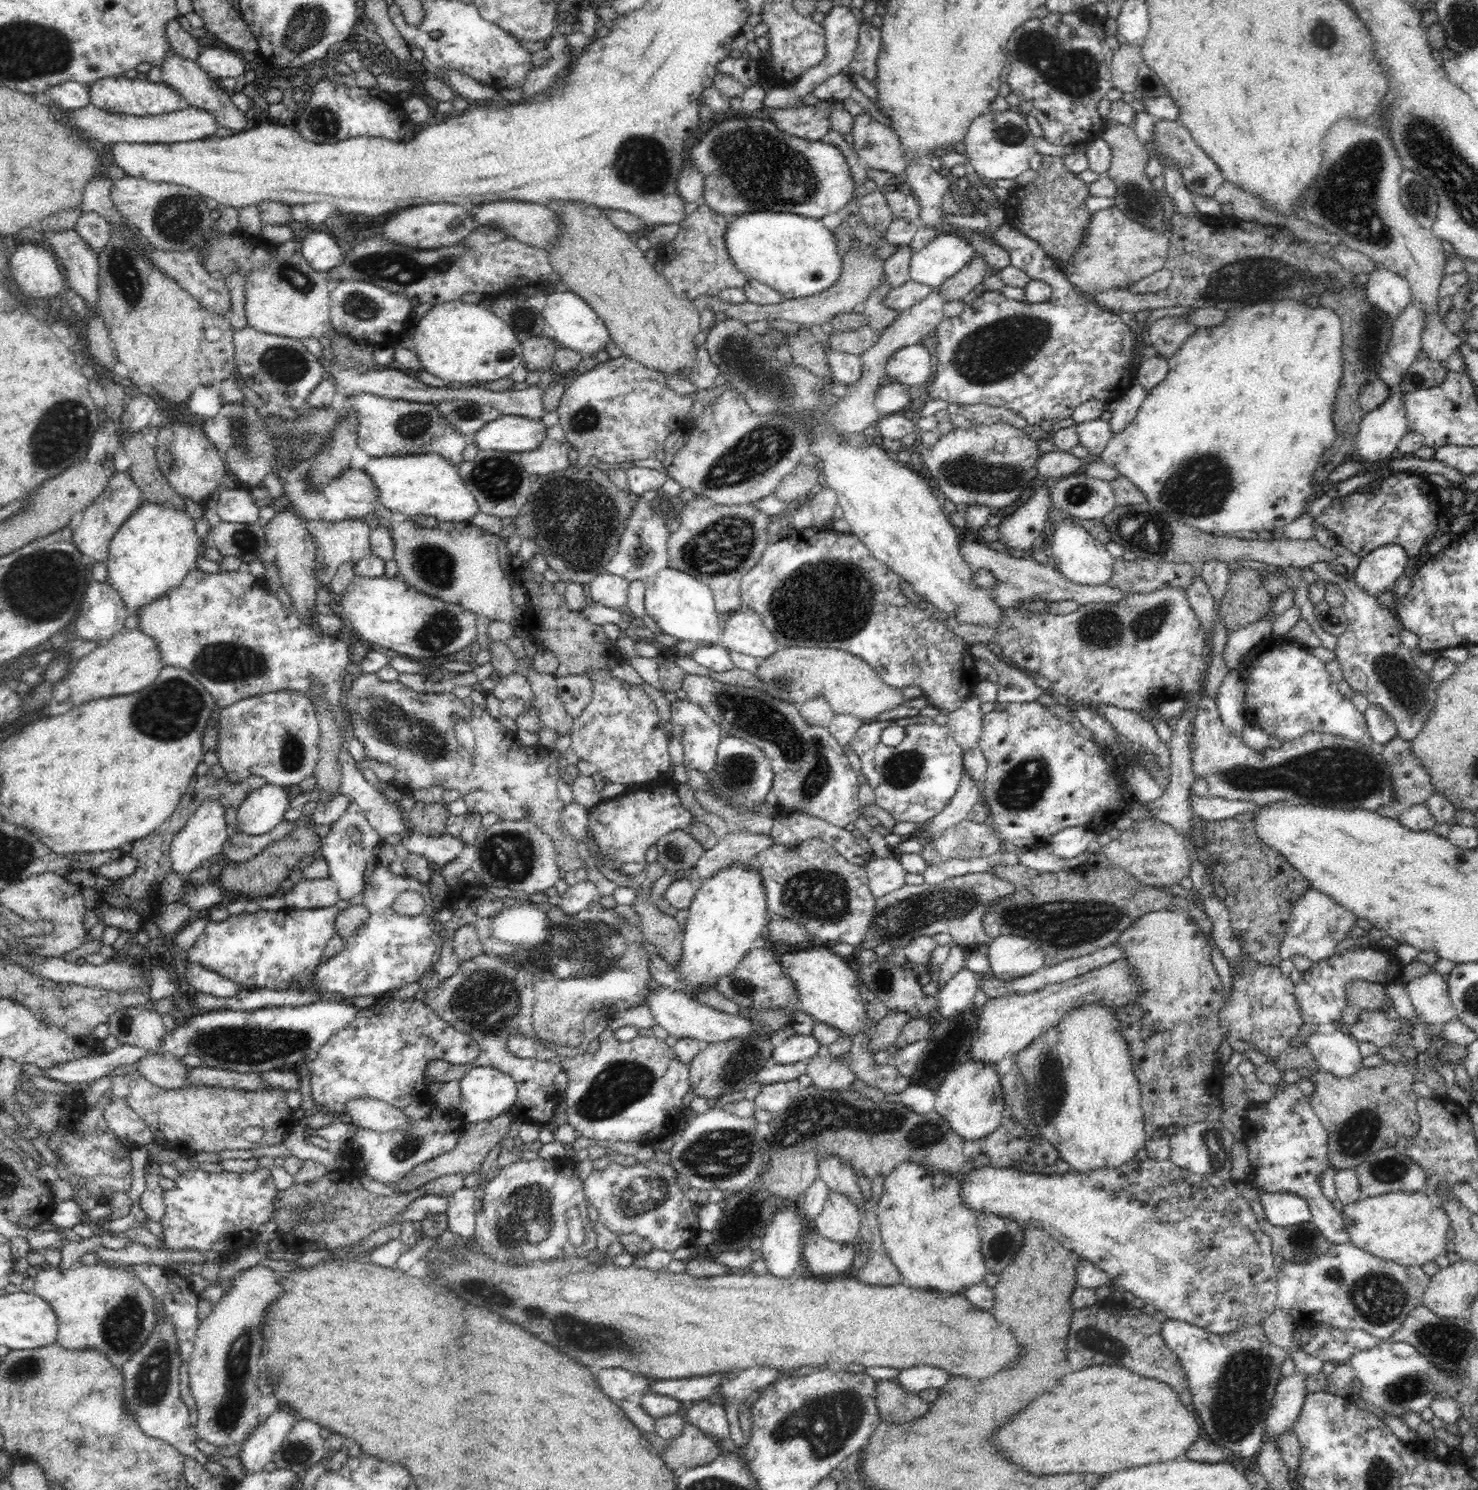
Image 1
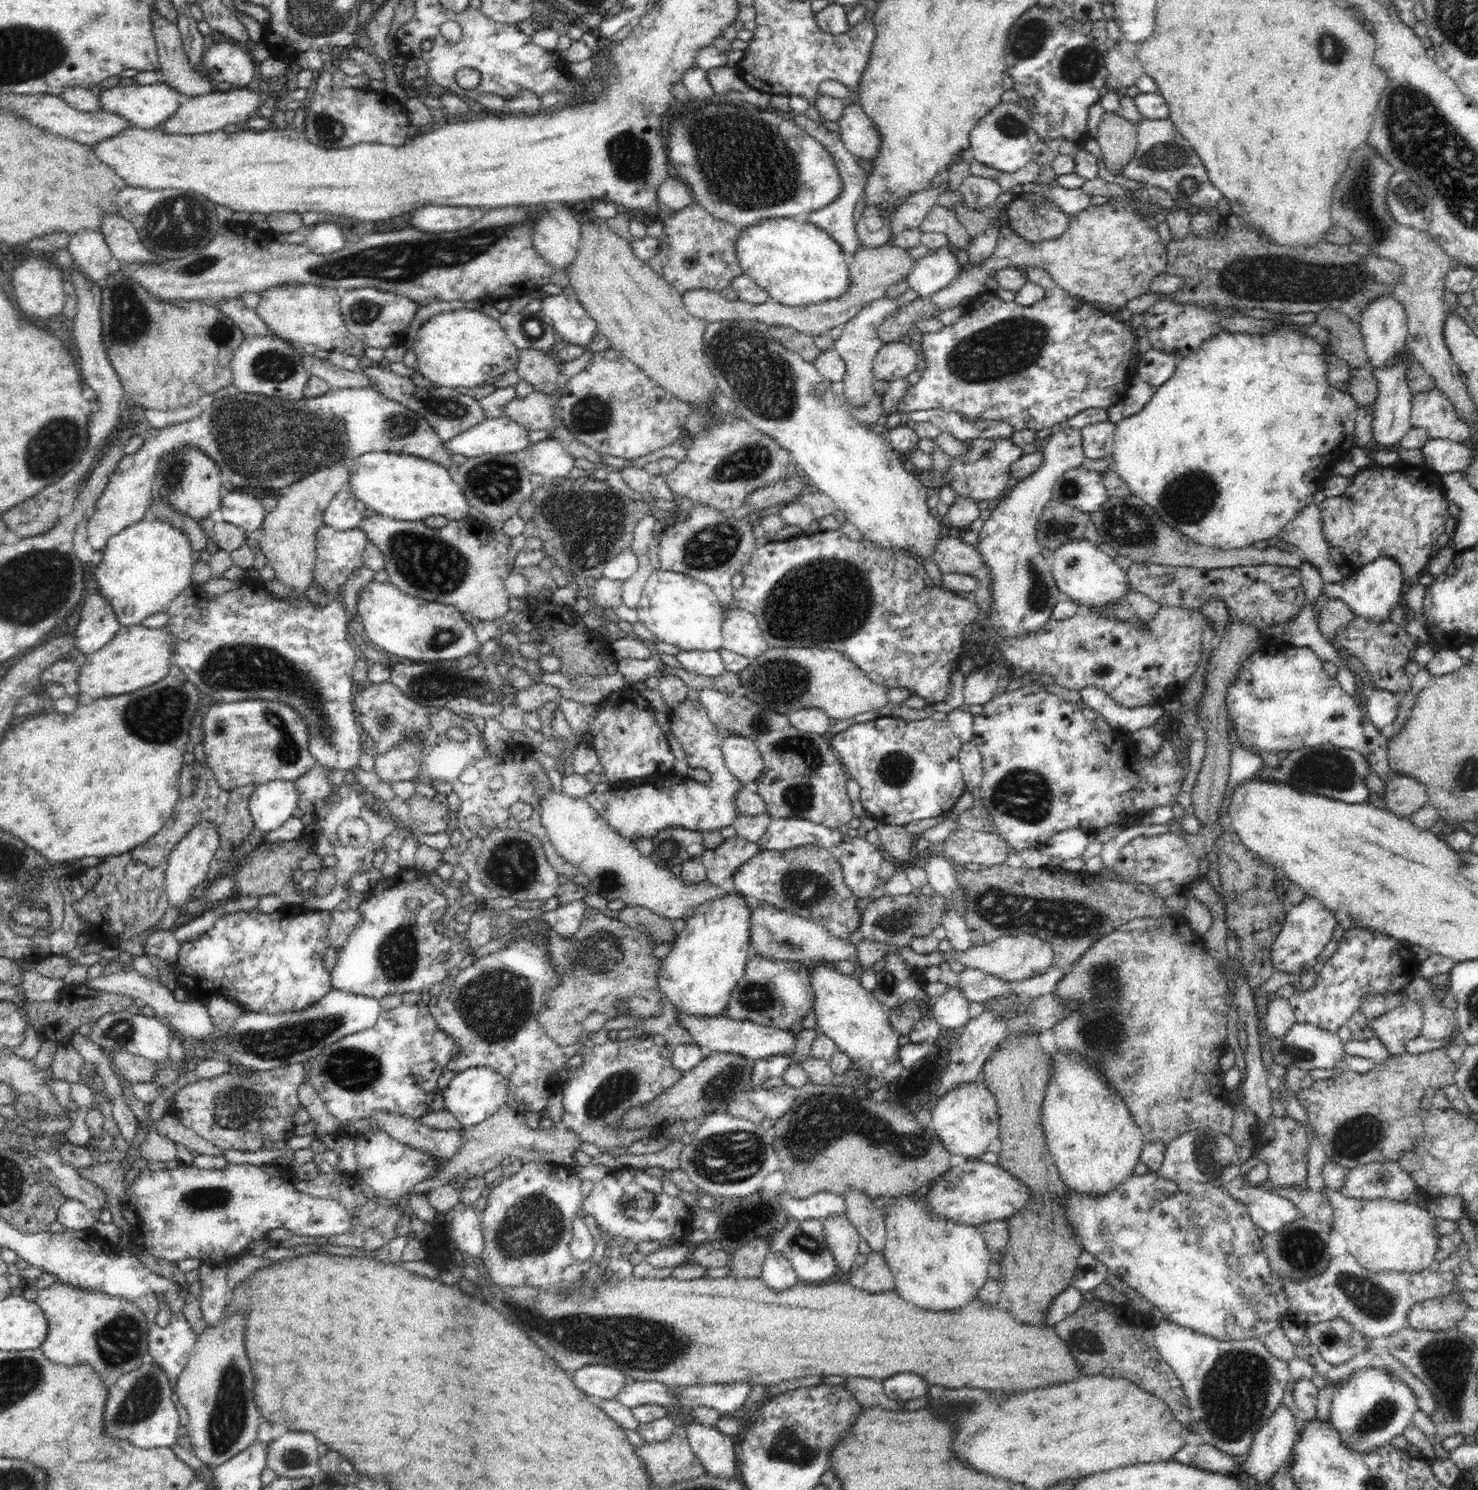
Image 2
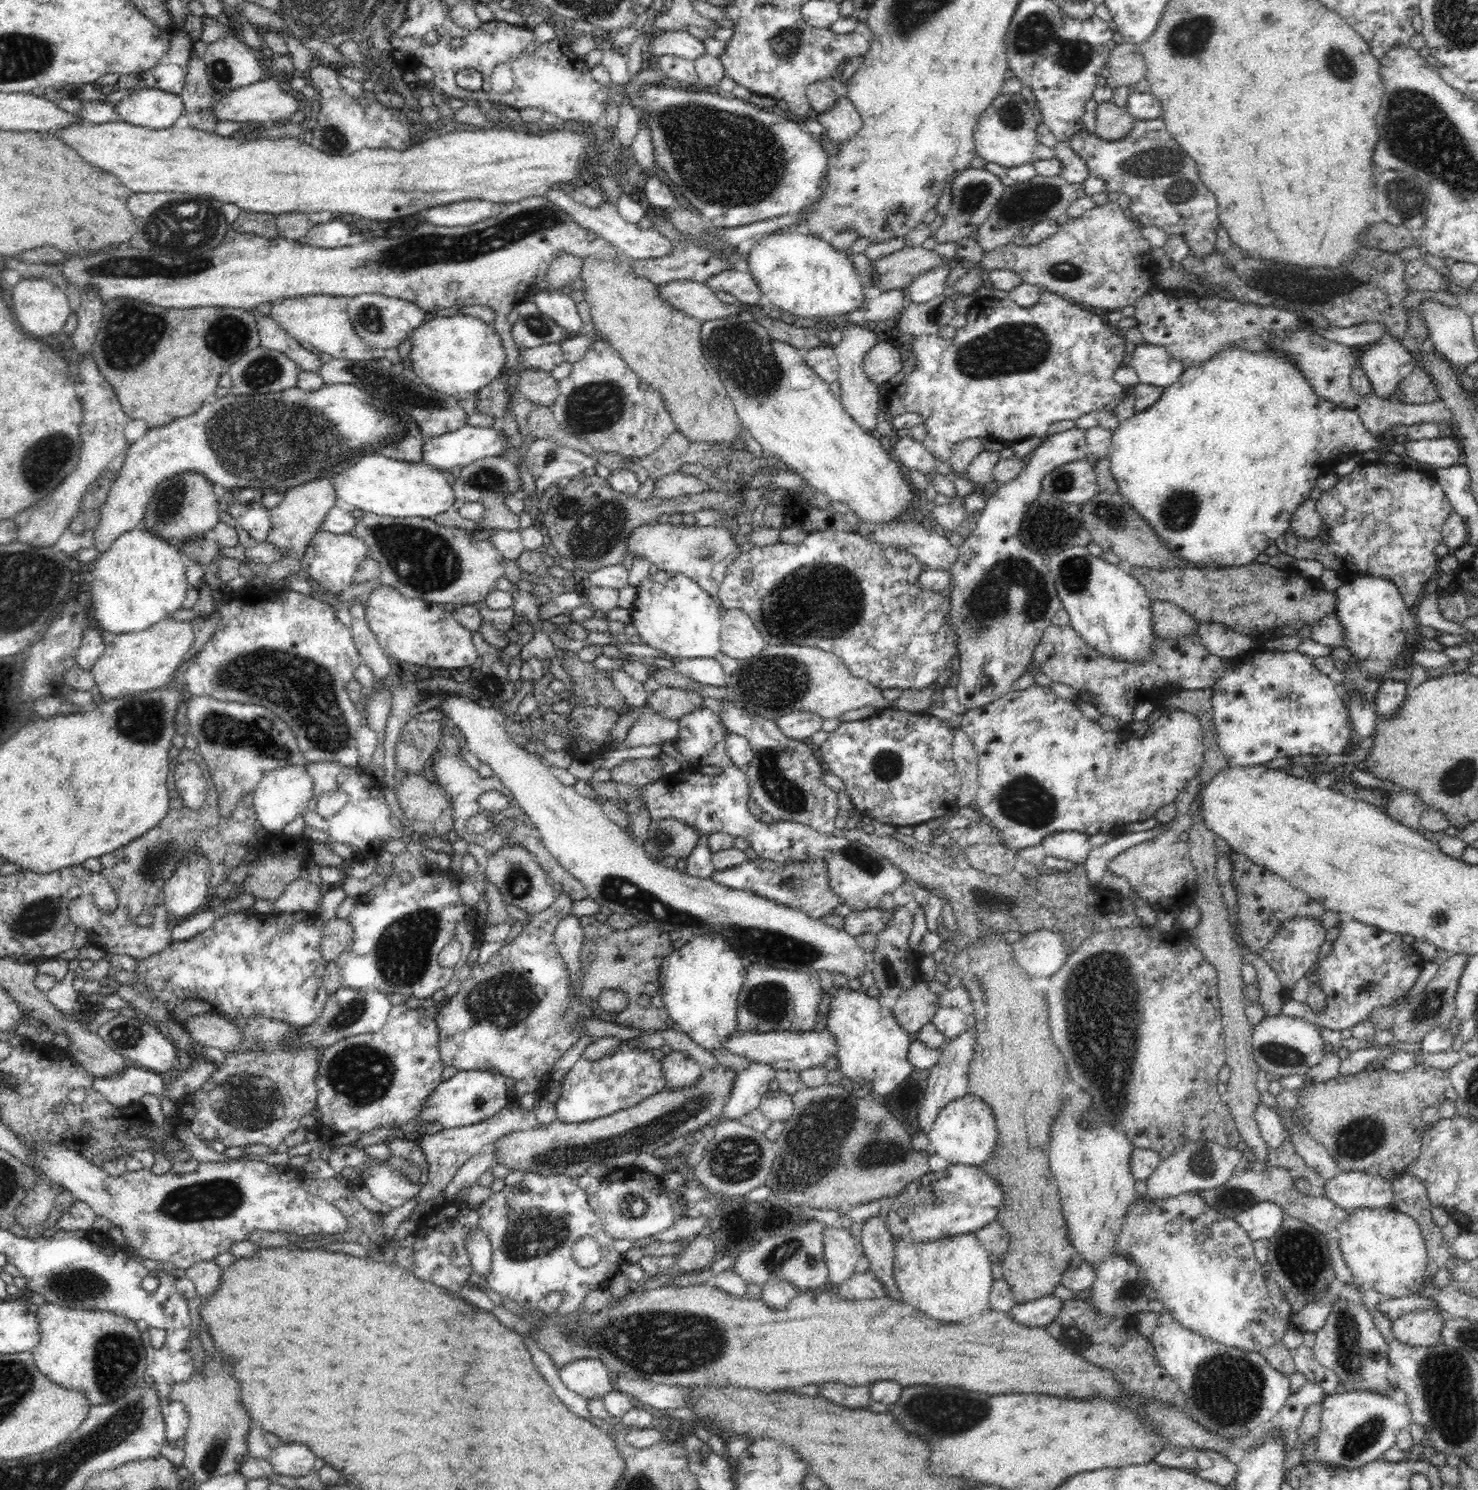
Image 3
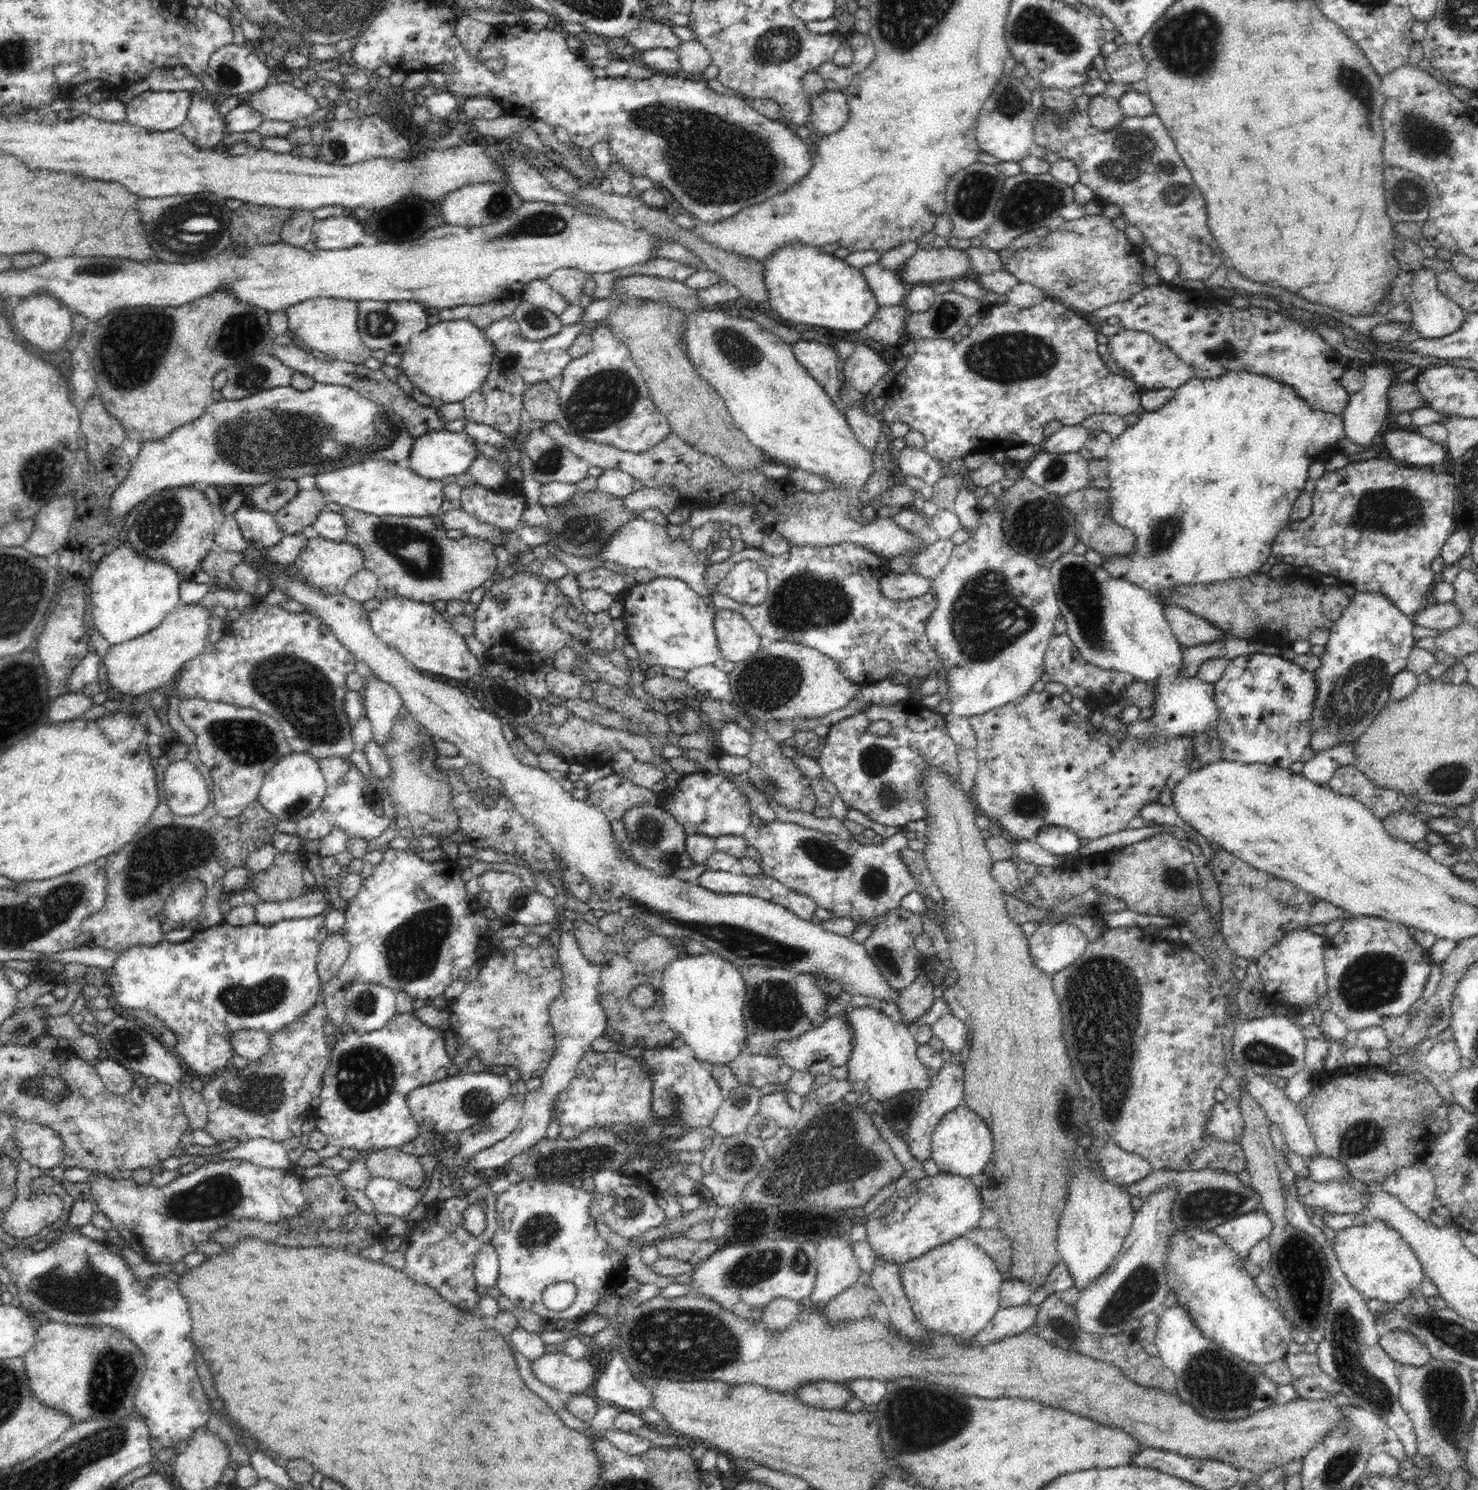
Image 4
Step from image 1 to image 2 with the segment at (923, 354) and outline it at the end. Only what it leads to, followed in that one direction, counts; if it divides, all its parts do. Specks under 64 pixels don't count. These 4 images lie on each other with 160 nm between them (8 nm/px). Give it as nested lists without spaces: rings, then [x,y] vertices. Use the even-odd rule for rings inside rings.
[[[893,341],[885,344],[878,350],[873,361],[873,375],[875,380],[893,381],[896,379],[907,378],[914,370],[921,370],[921,356],[914,341]]]

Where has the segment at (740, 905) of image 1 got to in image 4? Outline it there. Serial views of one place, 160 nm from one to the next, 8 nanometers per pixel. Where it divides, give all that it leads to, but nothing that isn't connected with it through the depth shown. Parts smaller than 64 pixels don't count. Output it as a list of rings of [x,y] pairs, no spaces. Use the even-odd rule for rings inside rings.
[[[712,952],[703,955],[685,954],[667,963],[663,970],[660,996],[663,1021],[686,1041],[696,1060],[714,1066],[729,1065],[743,1052],[747,1040],[744,1021],[745,990],[741,972],[729,960]]]

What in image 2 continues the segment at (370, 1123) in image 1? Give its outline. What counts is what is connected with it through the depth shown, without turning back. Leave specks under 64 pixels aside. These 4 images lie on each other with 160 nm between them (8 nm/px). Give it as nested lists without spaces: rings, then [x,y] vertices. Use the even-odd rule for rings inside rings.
[[[376,1112],[370,1118],[379,1125],[374,1127],[375,1130],[382,1130],[395,1141],[431,1154],[436,1163],[446,1162],[462,1146],[464,1128],[434,1130],[422,1123],[420,1119],[385,1112]]]

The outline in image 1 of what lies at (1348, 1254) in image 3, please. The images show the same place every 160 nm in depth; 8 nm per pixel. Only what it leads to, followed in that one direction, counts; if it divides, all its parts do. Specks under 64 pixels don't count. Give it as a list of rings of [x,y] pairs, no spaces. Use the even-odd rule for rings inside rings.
[[[1398,1190],[1378,1196],[1362,1197],[1357,1201],[1345,1204],[1341,1210],[1341,1217],[1344,1221],[1344,1228],[1350,1235],[1350,1243],[1384,1261],[1392,1261],[1396,1265],[1406,1267],[1423,1267],[1427,1262],[1433,1262],[1438,1256],[1446,1254],[1447,1230],[1451,1222],[1443,1208],[1433,1205],[1427,1191],[1404,1192]]]

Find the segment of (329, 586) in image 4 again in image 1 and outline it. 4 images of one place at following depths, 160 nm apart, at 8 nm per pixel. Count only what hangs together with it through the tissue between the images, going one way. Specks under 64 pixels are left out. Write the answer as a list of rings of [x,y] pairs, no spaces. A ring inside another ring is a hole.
[[[366,519],[340,520],[340,522],[306,521],[306,529],[316,543],[317,580],[324,582],[327,589],[339,566],[346,563],[358,563],[371,553],[369,534],[372,528]]]

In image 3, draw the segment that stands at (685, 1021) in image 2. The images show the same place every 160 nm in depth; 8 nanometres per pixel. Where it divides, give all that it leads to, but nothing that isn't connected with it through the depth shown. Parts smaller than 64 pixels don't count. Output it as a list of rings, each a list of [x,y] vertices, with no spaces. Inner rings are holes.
[[[828,1029],[819,1032],[790,1032],[786,1030],[776,1032],[741,1032],[737,1031],[726,1038],[724,1051],[732,1052],[737,1056],[744,1056],[752,1061],[768,1064],[776,1070],[792,1070],[802,1072],[808,1068],[824,1066],[830,1056],[837,1056],[836,1040]]]

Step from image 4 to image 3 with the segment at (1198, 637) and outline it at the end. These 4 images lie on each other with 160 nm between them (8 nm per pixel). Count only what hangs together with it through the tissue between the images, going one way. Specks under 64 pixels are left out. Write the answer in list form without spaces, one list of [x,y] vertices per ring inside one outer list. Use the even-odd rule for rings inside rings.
[[[1152,602],[1154,631],[1161,638],[1182,638],[1197,632],[1200,622],[1180,607],[1167,602]]]

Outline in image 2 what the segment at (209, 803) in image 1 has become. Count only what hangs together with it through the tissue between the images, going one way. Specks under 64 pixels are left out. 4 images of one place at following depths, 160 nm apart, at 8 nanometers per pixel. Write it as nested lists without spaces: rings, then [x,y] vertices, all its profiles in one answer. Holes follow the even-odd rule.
[[[203,821],[200,825],[194,826],[193,830],[190,830],[188,835],[176,845],[172,854],[168,856],[165,870],[165,894],[170,905],[182,909],[191,902],[192,890],[202,883],[207,883],[209,868],[219,845],[220,837],[212,821]]]

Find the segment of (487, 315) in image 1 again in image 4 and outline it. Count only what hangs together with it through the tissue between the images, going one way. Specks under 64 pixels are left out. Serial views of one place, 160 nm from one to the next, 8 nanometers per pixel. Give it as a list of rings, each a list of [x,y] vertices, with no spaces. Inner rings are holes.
[[[464,320],[439,321],[437,324],[429,326],[427,330],[411,336],[409,344],[402,353],[400,370],[402,370],[402,374],[408,376],[414,388],[427,394],[436,404],[463,402],[484,384],[490,364],[492,364],[492,356],[494,356],[494,345],[490,343],[484,330],[478,329],[472,322]]]

